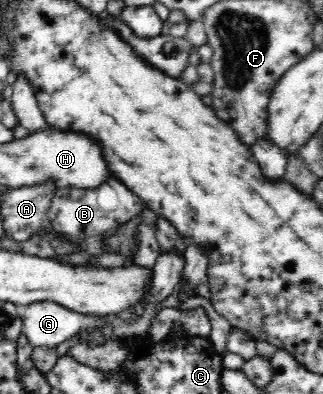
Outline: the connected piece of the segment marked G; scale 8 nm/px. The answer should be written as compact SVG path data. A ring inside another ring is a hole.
M55 301L32 302L18 310L23 319L23 332L33 348L54 348L81 331L102 331L106 327L102 317L74 312Z

